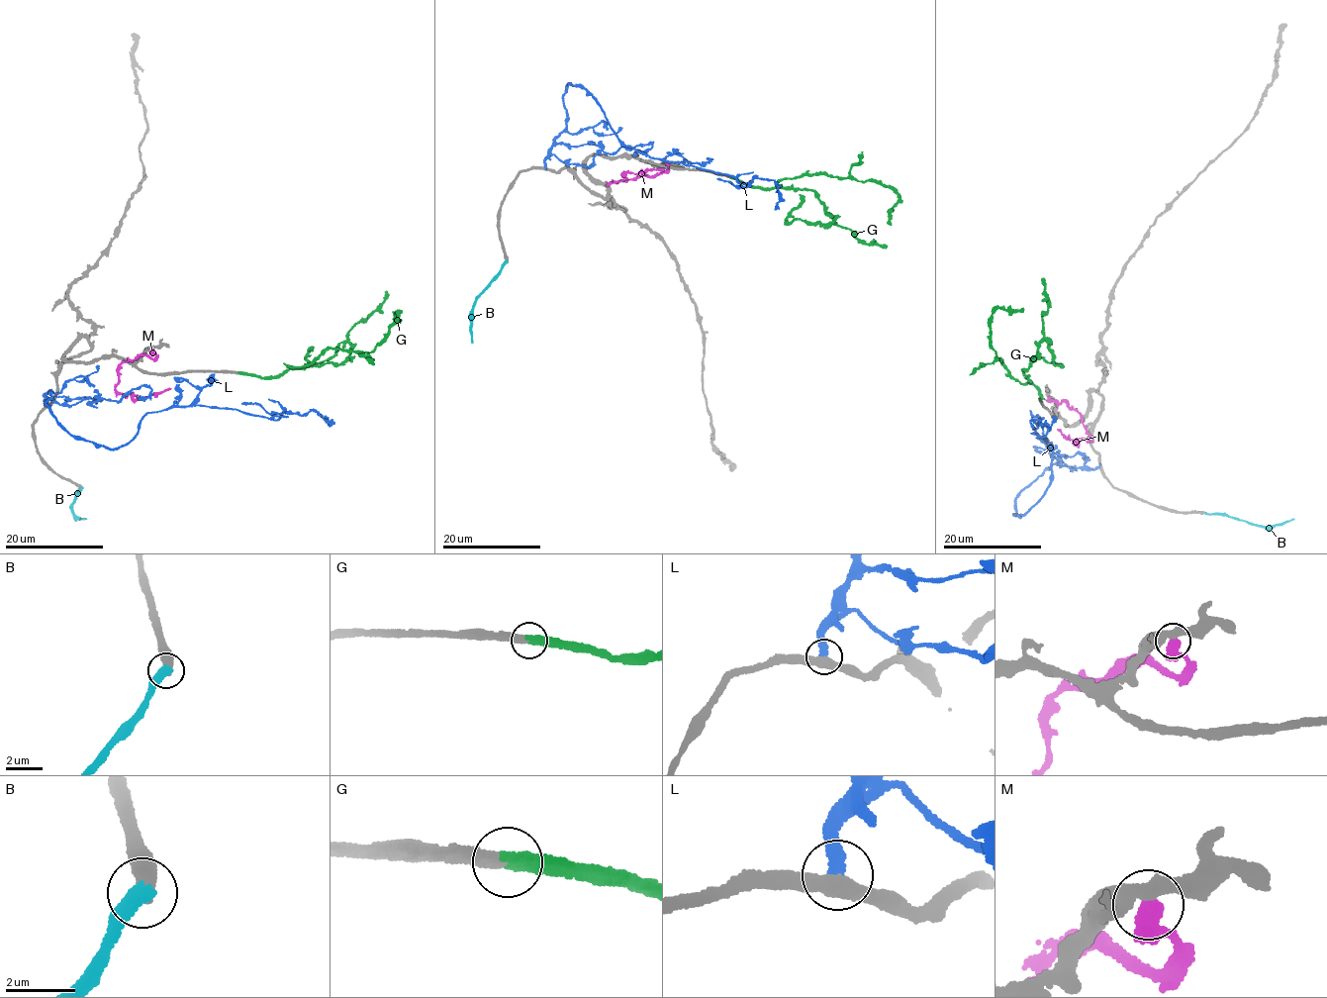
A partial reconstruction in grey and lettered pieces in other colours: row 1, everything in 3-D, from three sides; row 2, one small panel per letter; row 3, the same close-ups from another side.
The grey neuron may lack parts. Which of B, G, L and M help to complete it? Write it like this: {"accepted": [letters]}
{"accepted": ["G"]}

